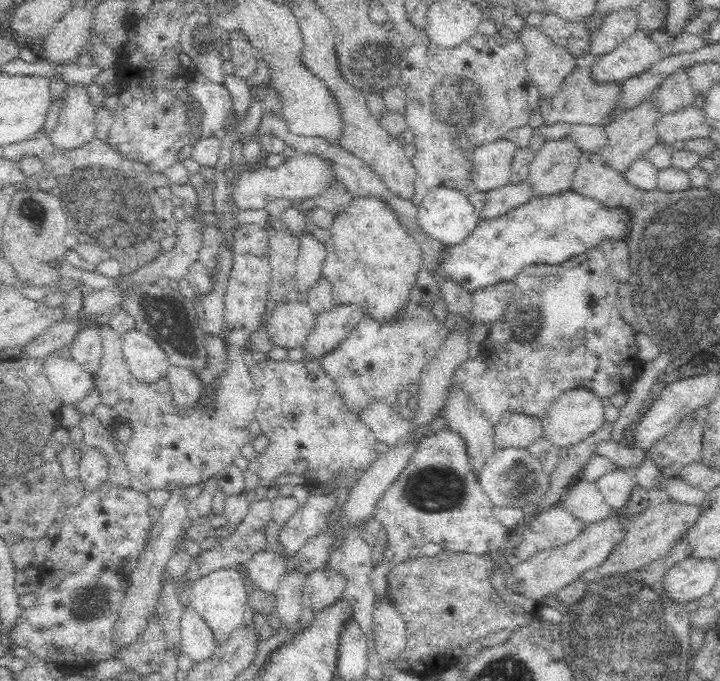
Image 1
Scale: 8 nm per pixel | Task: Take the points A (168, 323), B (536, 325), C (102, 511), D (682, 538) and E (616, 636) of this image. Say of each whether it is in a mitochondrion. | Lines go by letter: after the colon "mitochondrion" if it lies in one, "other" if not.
A: mitochondrion
B: mitochondrion
C: other
D: other
E: mitochondrion

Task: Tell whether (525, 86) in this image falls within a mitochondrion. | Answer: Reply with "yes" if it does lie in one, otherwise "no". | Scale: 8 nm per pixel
no

